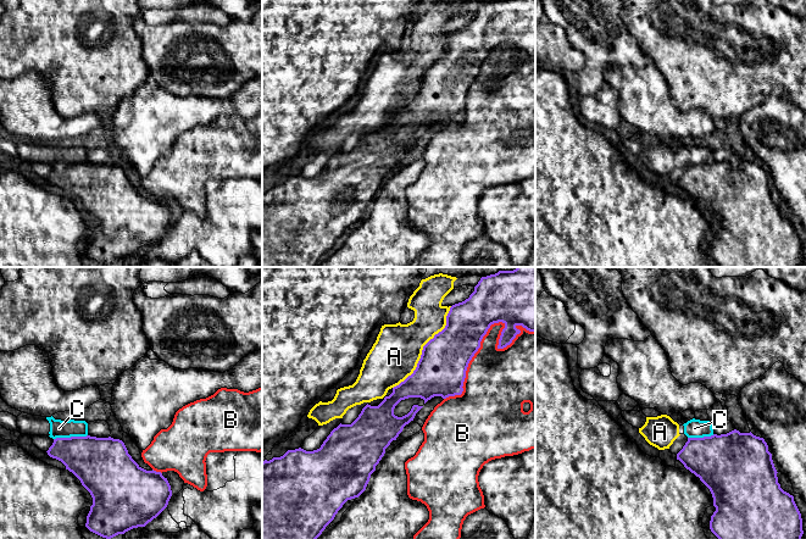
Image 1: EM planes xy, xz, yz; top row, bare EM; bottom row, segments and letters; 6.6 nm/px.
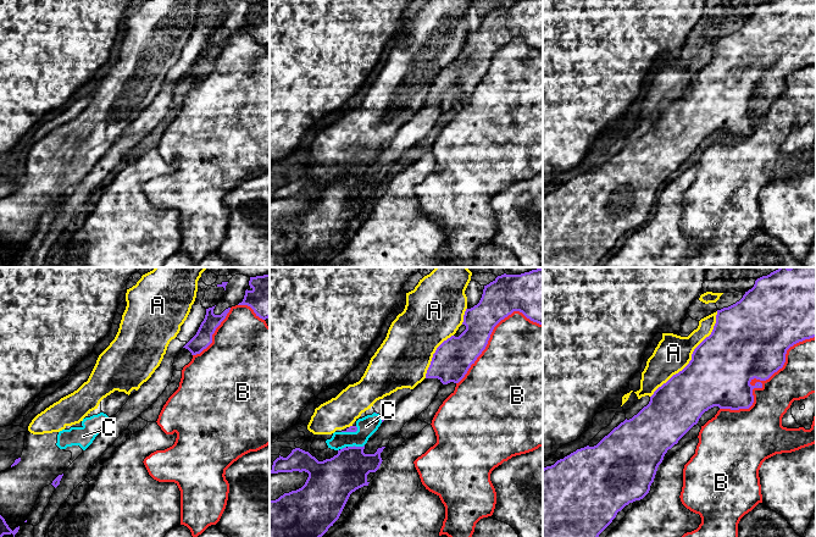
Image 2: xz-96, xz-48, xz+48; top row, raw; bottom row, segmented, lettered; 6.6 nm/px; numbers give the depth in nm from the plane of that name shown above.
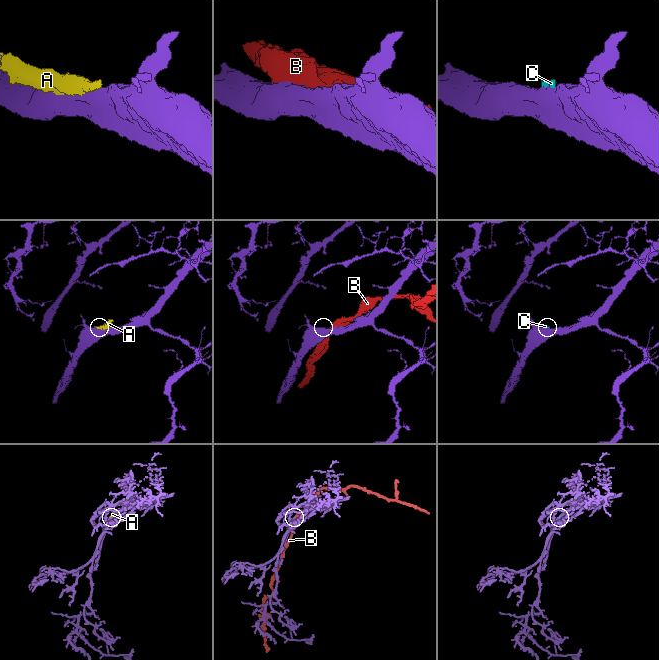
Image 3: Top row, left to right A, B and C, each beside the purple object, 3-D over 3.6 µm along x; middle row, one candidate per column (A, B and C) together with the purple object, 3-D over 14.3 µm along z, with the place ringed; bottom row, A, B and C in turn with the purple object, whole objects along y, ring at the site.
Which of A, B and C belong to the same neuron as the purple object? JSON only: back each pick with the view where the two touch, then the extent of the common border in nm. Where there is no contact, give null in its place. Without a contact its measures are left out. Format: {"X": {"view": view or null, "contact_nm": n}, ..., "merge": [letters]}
{"merge": []}

